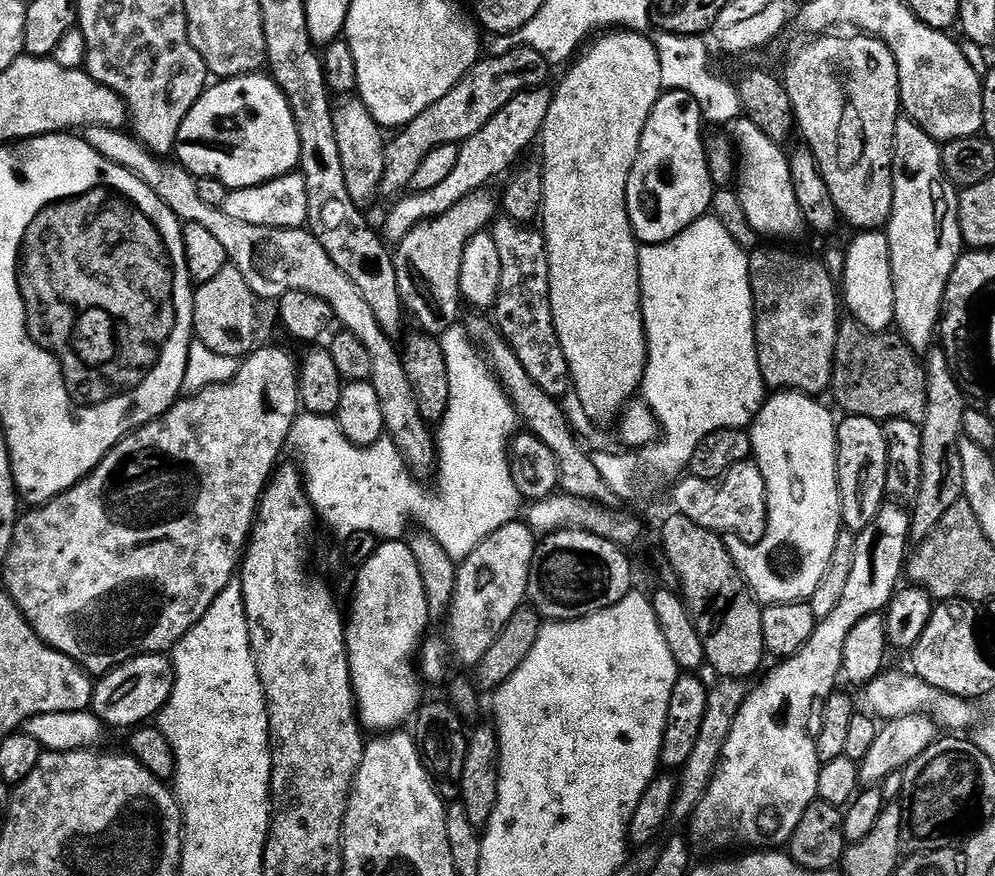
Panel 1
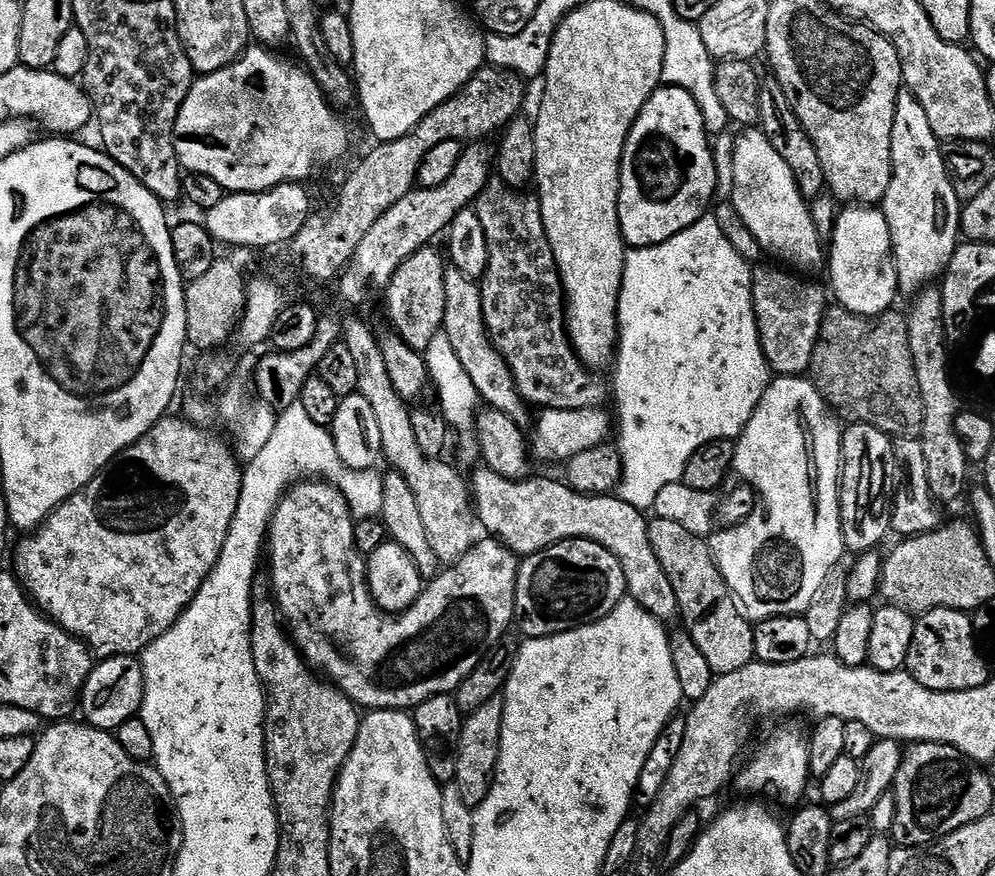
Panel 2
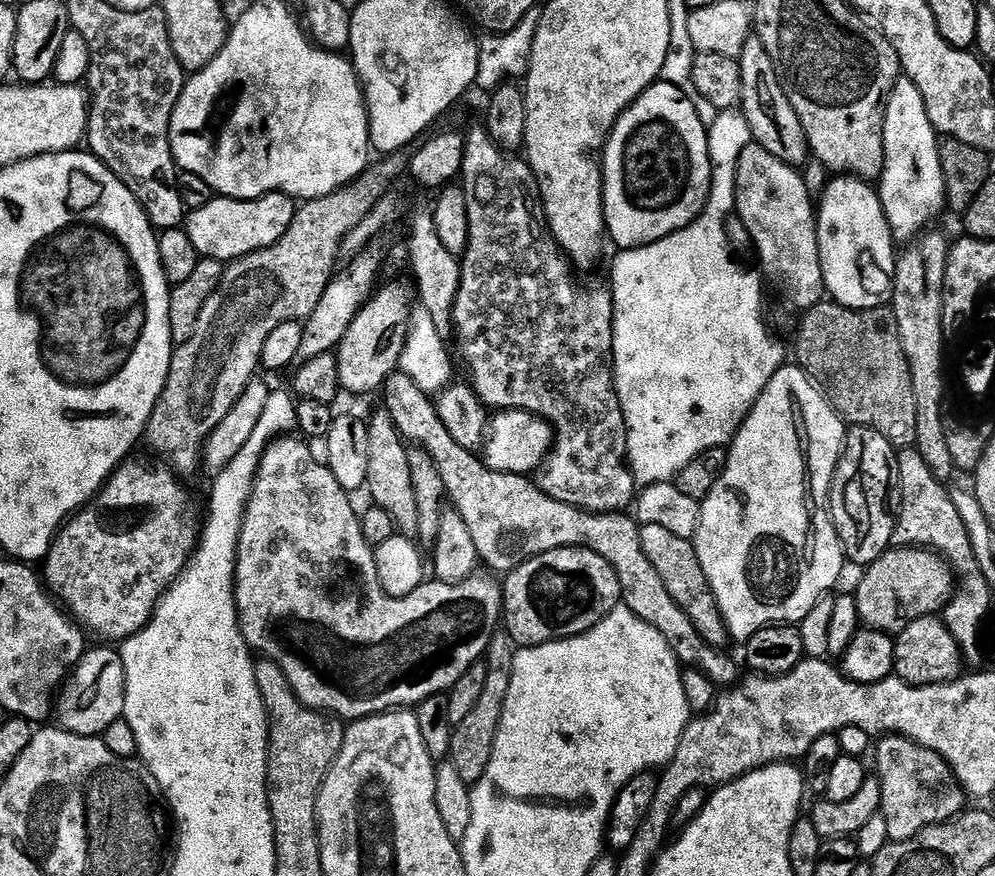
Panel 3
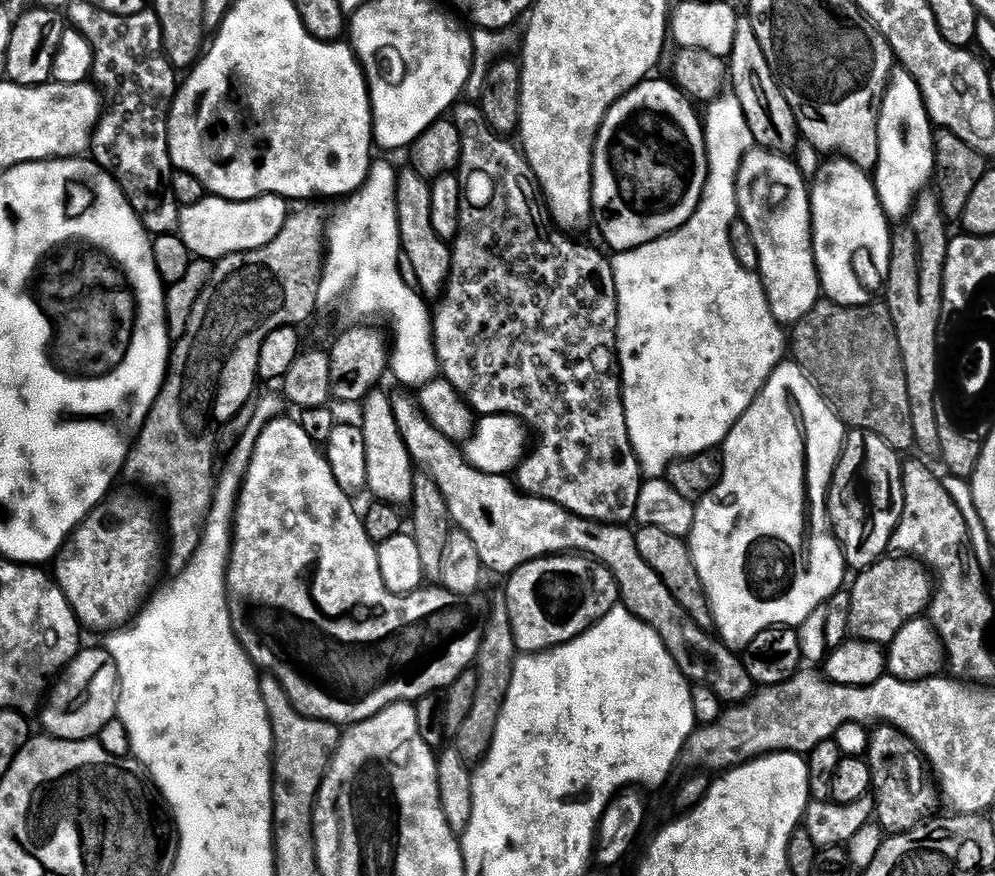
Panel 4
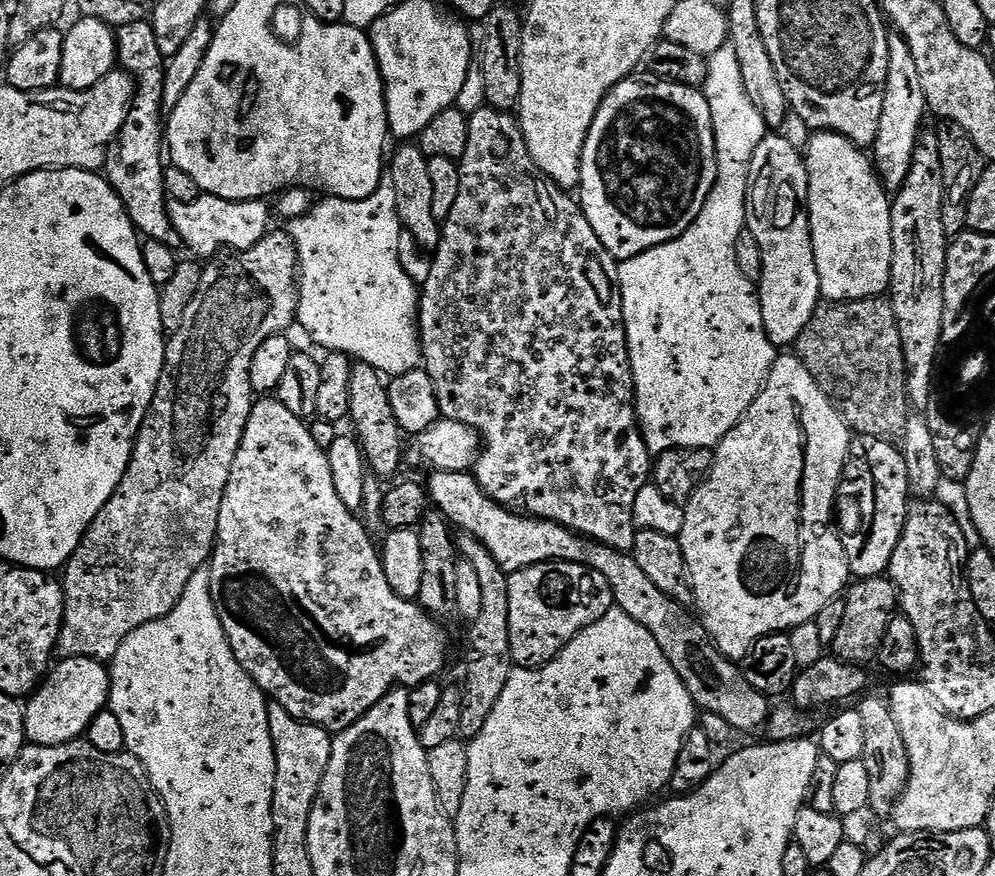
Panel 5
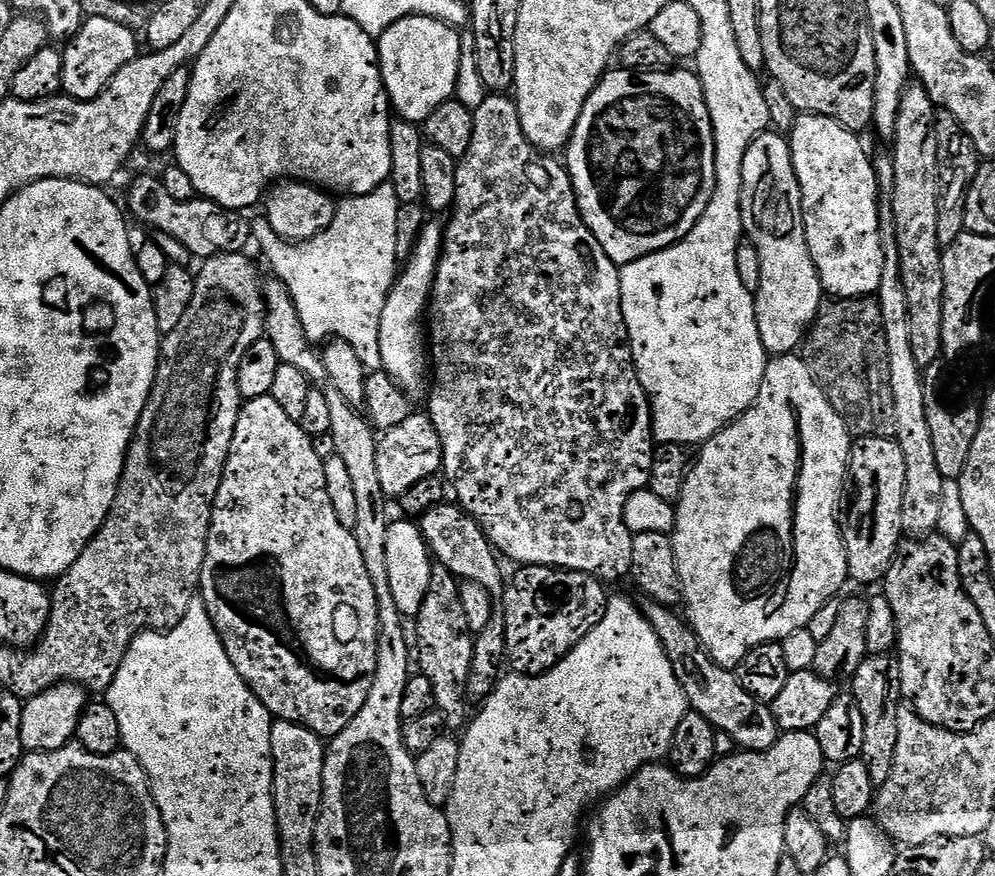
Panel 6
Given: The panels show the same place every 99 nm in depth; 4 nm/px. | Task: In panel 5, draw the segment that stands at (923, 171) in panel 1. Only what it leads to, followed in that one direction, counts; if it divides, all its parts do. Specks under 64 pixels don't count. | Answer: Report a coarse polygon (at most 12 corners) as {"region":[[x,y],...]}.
{"region":[[889,35],[874,145],[885,189],[906,182],[926,105],[918,66]]}

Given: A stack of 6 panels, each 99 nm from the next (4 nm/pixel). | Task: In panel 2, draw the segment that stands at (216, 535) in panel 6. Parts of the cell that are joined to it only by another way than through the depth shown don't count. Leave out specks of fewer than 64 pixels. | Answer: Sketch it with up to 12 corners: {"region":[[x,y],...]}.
{"region":[[285,492],[266,568],[290,639],[364,710],[456,688],[516,620],[480,538],[382,611],[343,494]]}

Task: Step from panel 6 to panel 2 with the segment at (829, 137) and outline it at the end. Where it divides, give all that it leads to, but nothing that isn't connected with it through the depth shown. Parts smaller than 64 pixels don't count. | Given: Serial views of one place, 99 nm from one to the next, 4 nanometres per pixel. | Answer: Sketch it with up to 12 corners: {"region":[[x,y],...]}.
{"region":[[848,206],[826,252],[830,292],[863,316],[900,292],[876,206]]}

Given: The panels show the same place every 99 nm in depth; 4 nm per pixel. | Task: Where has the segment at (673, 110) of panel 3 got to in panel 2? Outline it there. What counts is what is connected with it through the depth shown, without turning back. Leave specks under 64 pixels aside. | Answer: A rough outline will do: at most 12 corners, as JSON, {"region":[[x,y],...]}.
{"region":[[661,86],[620,159],[629,249],[709,211],[716,160],[702,110]]}

